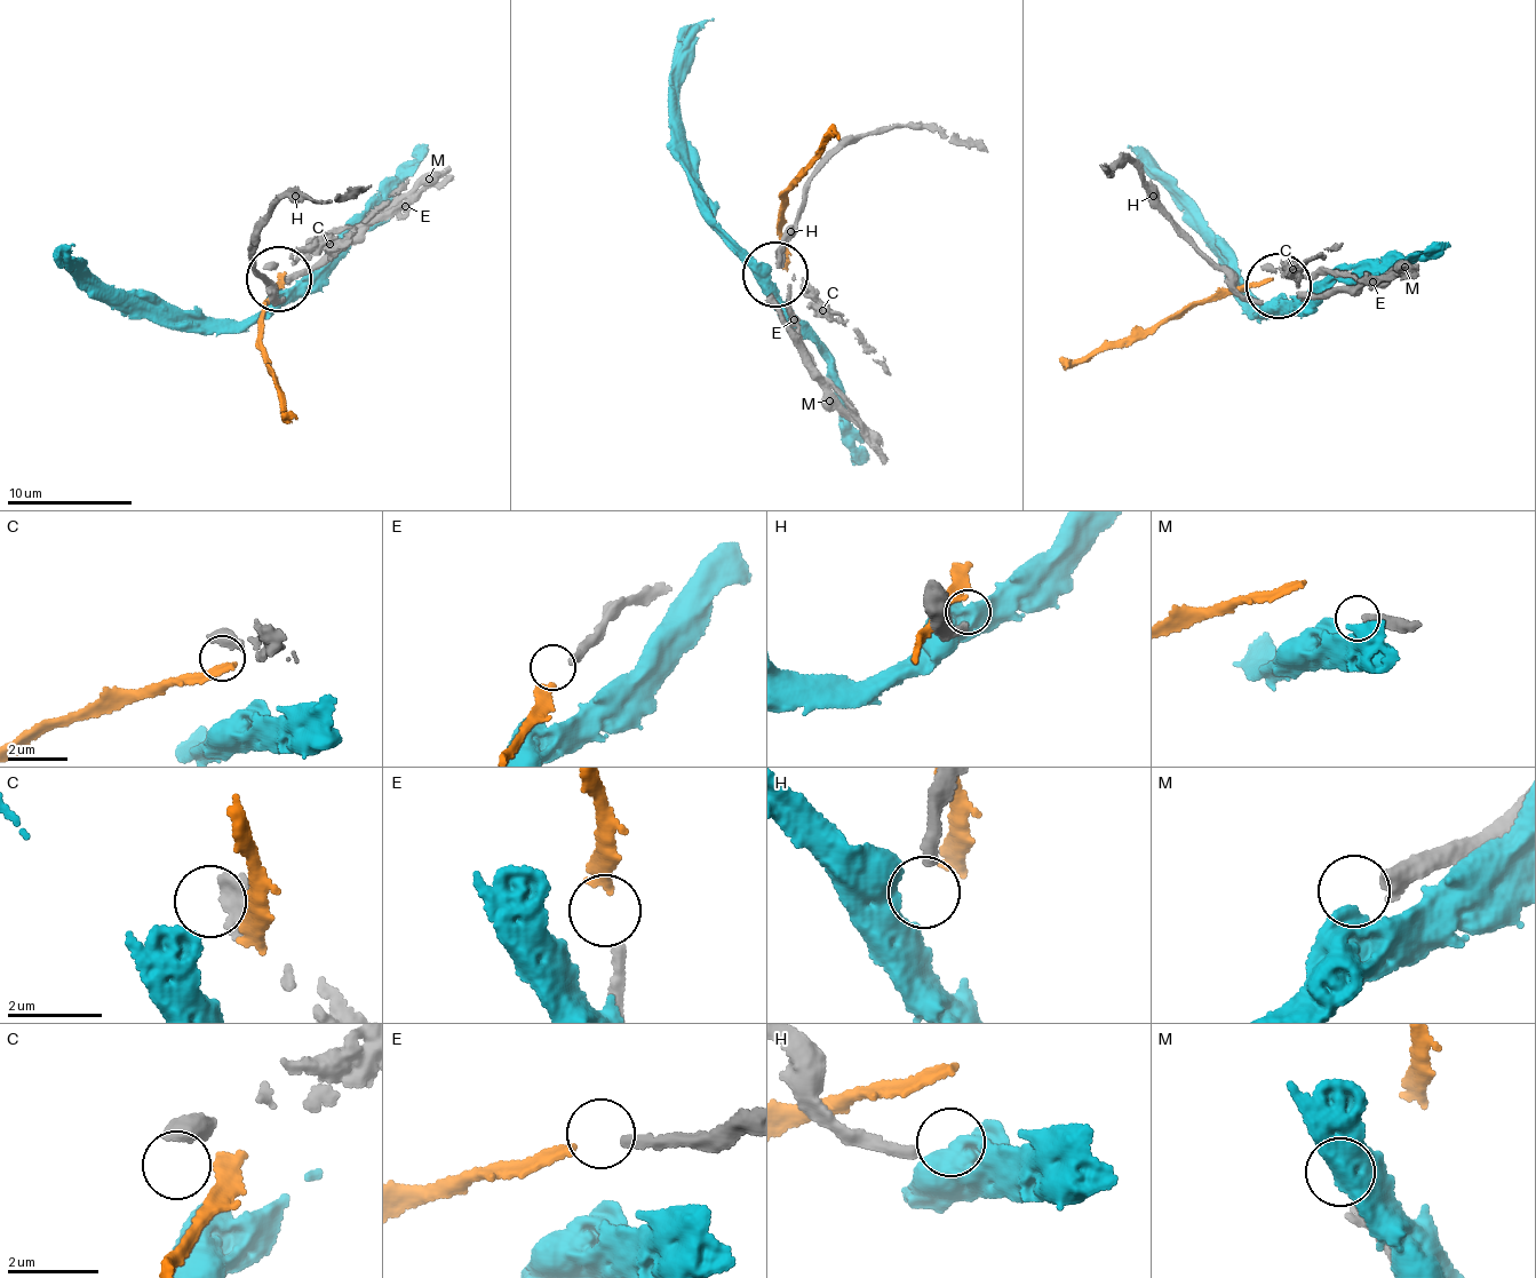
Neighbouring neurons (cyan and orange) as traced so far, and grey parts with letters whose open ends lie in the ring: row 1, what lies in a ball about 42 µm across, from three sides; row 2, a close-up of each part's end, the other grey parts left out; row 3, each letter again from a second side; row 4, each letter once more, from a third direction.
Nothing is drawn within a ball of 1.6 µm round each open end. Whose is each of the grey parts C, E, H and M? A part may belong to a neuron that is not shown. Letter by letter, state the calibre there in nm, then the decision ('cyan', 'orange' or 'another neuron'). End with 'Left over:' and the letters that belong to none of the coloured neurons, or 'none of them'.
C: 550 nm | another neuron
E: 240 nm | orange
H: 280 nm | cyan
M: 440 nm | another neuron
Left over: C, M

